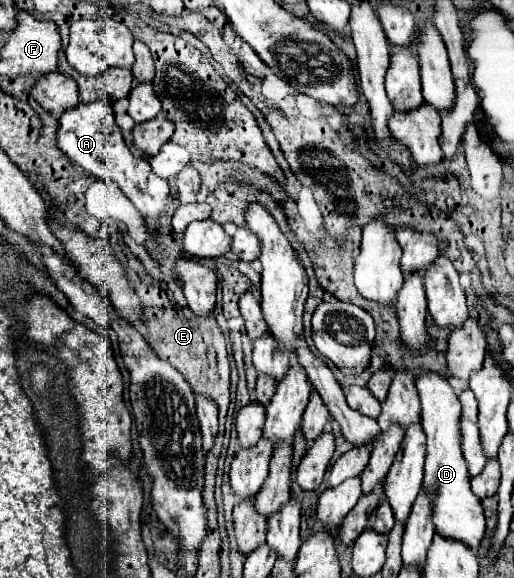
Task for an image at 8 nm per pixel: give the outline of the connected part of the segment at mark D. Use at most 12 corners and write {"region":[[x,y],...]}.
{"region":[[438,372],[416,388],[436,532],[486,536],[460,450],[460,400]]}

